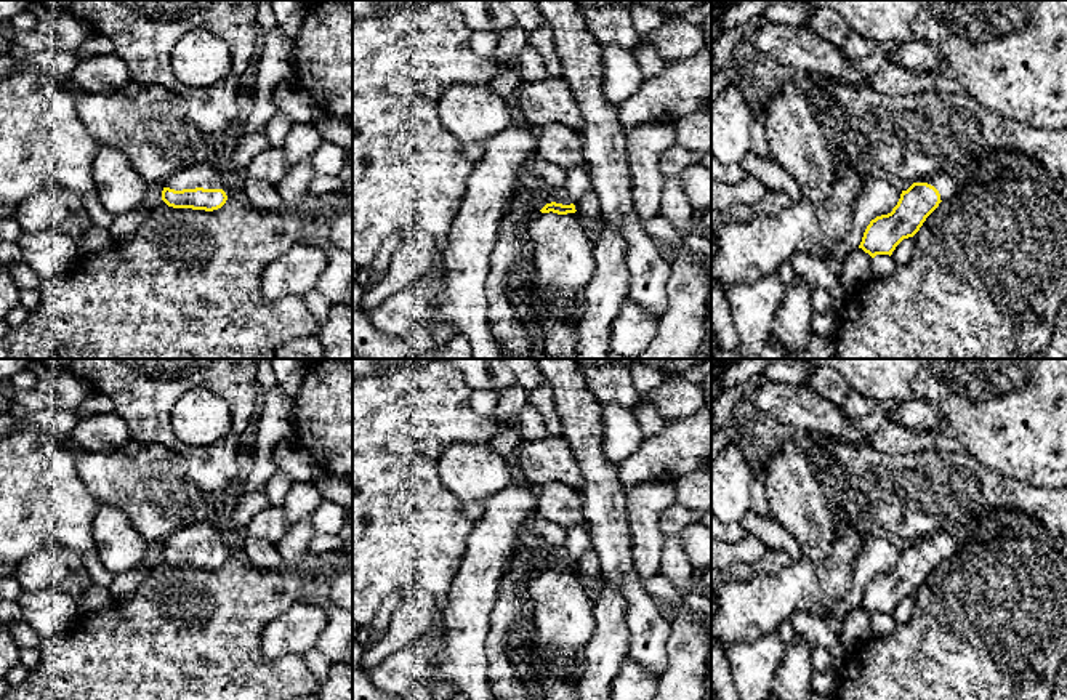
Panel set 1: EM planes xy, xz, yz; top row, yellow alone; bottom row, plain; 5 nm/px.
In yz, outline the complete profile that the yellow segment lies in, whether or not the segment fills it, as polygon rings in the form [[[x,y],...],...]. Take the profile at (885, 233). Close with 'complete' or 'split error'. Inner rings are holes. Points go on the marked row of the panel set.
[[[945,173],[913,183],[907,191],[902,191],[891,213],[870,221],[859,248],[872,258],[876,255],[891,256],[904,239],[913,237],[920,231],[942,200],[956,194],[968,183],[971,183],[968,176],[950,176]]]; split error

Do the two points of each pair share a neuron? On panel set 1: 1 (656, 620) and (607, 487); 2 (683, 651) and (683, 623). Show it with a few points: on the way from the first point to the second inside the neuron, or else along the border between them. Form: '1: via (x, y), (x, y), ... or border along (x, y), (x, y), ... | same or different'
1: via (632, 587), (617, 569), (607, 521) | same
2: via (683, 644), (683, 630) | same

